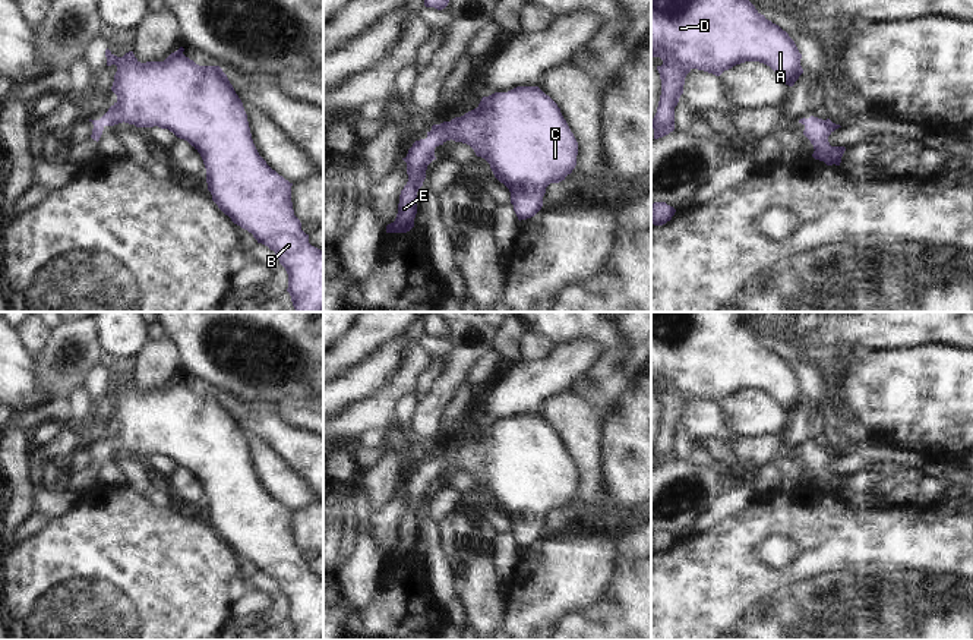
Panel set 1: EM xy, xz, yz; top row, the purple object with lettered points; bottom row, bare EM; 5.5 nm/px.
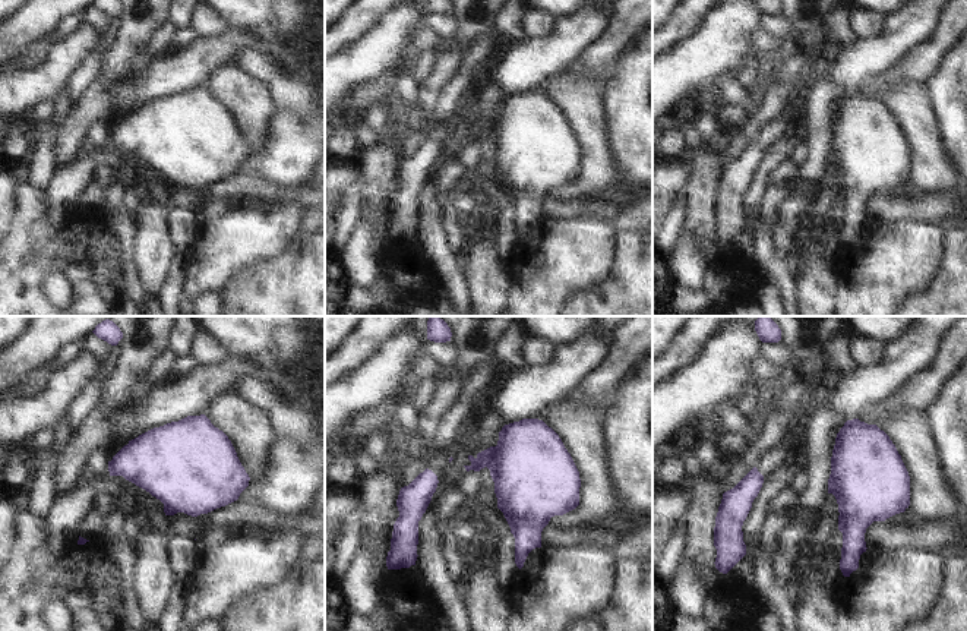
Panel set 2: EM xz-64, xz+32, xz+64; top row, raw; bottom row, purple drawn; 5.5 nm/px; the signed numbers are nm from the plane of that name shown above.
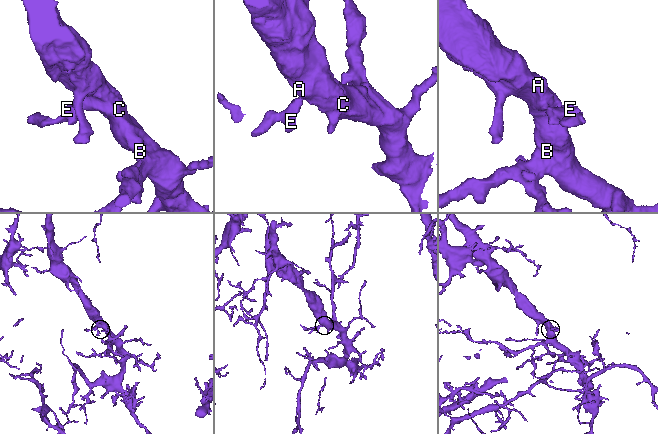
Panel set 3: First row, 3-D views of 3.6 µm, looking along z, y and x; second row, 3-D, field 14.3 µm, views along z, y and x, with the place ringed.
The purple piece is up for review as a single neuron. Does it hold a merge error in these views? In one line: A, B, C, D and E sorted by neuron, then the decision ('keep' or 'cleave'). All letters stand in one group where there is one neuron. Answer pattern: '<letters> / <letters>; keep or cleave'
A B C D E; keep

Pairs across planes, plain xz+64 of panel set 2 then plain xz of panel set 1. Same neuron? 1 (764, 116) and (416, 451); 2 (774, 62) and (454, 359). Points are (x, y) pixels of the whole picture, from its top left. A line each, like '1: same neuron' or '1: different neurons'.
1: different neurons
2: same neuron

